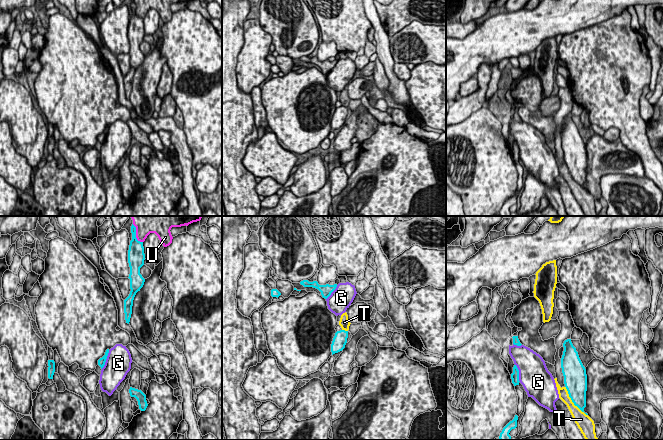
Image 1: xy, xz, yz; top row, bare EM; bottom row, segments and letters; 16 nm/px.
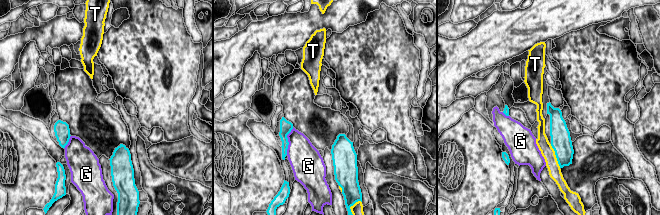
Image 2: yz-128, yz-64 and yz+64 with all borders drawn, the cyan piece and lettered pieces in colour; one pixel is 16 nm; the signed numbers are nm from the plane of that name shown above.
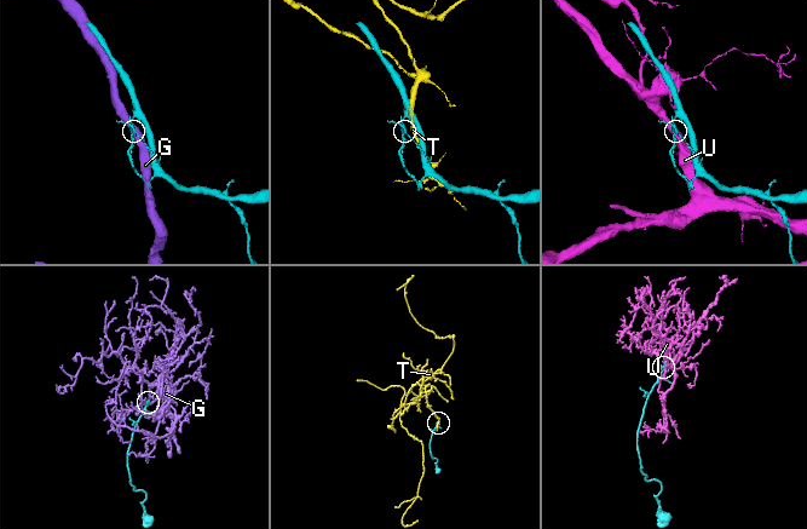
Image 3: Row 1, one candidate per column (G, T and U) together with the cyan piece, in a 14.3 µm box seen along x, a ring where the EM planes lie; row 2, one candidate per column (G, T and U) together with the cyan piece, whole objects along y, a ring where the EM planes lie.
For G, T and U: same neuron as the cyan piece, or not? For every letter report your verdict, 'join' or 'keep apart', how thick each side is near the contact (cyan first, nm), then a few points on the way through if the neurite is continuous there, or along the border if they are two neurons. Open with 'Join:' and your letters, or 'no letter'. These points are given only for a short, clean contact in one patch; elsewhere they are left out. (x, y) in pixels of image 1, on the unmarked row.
Join: G
G: join; calibres 130 and 420 nm
T: keep apart; calibres 320 and 180 nm
U: keep apart; calibres 240 and 220 nm

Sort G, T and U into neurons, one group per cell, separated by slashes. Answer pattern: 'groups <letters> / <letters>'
groups G / T / U

